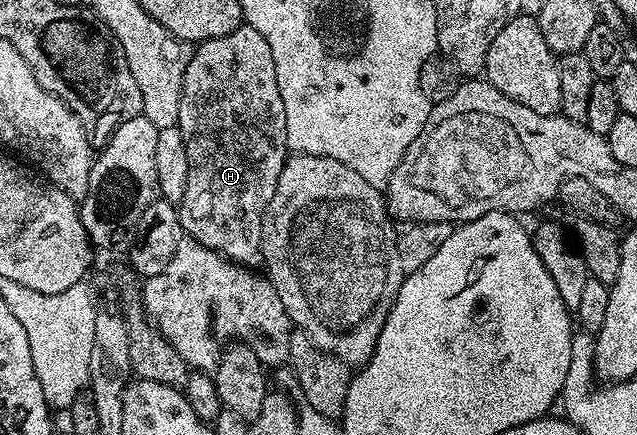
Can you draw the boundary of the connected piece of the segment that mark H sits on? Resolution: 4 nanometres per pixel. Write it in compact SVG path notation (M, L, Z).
M243 24L232 32L228 32L228 36L216 36L207 42L199 42L193 47L182 81L177 128L183 134L184 147L187 148L188 156L188 182L185 185L183 200L177 205L183 235L196 239L200 244L204 244L210 250L215 250L231 262L239 263L247 268L254 268L254 265L257 267L262 260L262 217L268 208L268 200L272 200L276 192L280 172L288 157L286 144L288 128L284 120L284 100L280 100L280 84L276 84L276 63L273 62L272 52L268 49L268 40L264 40L264 36L256 32L256 28Z

